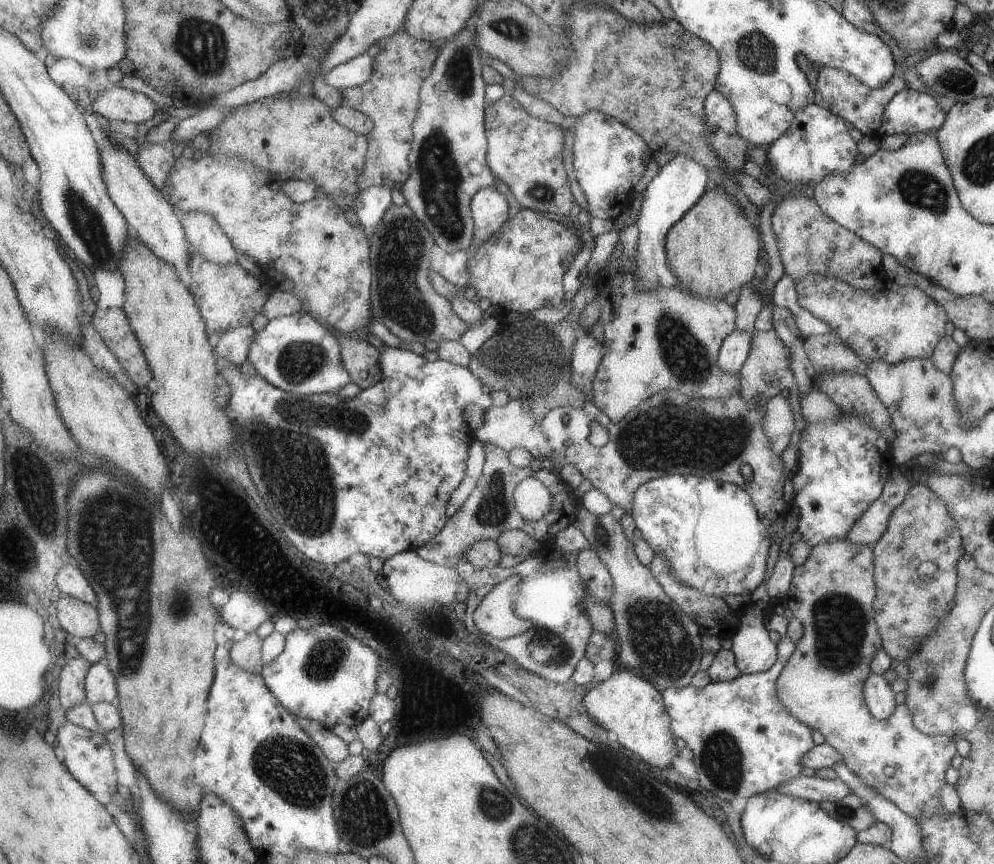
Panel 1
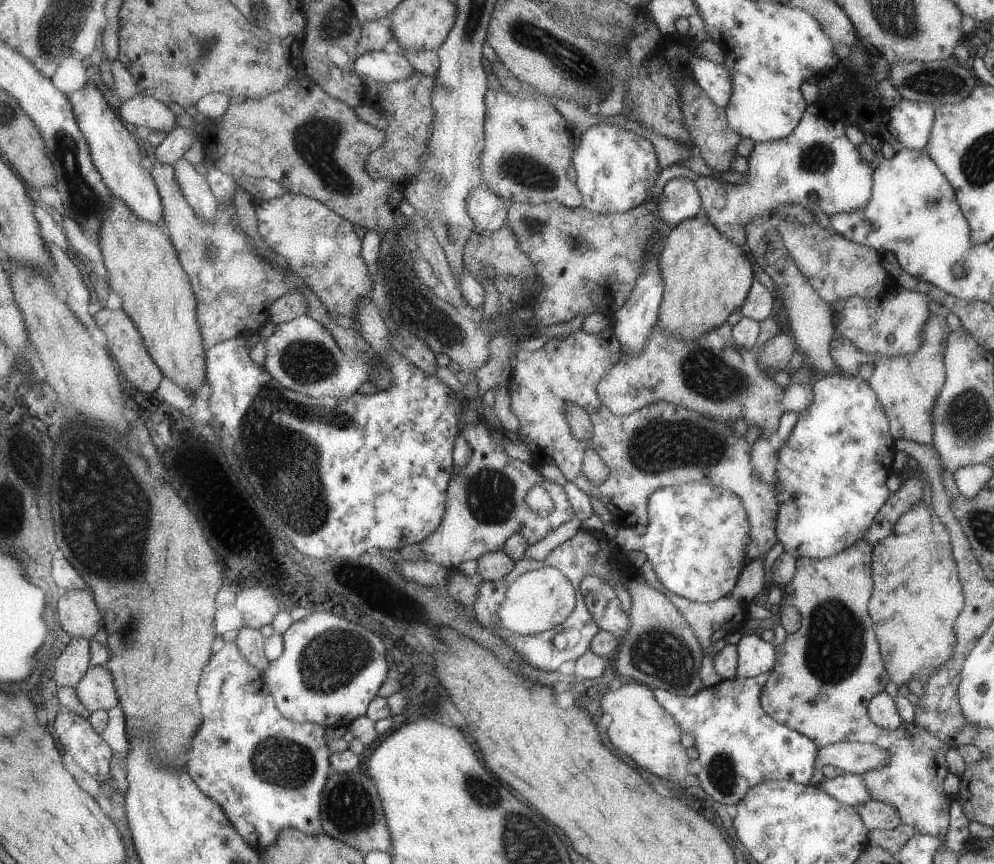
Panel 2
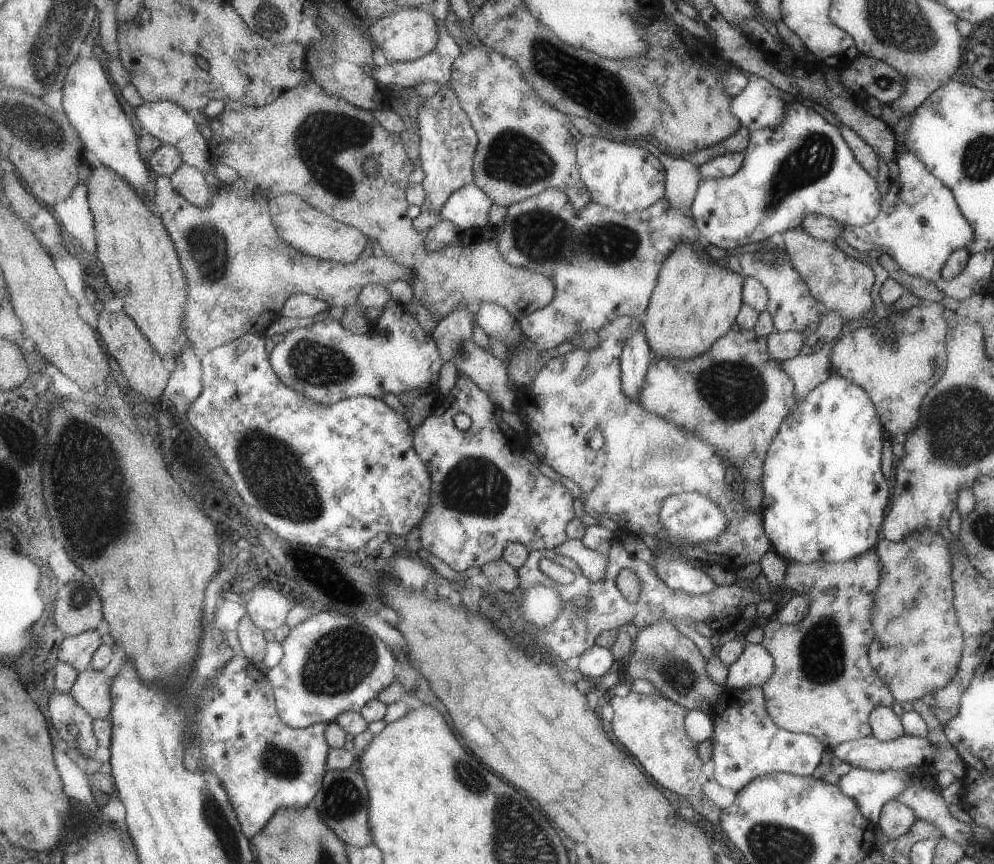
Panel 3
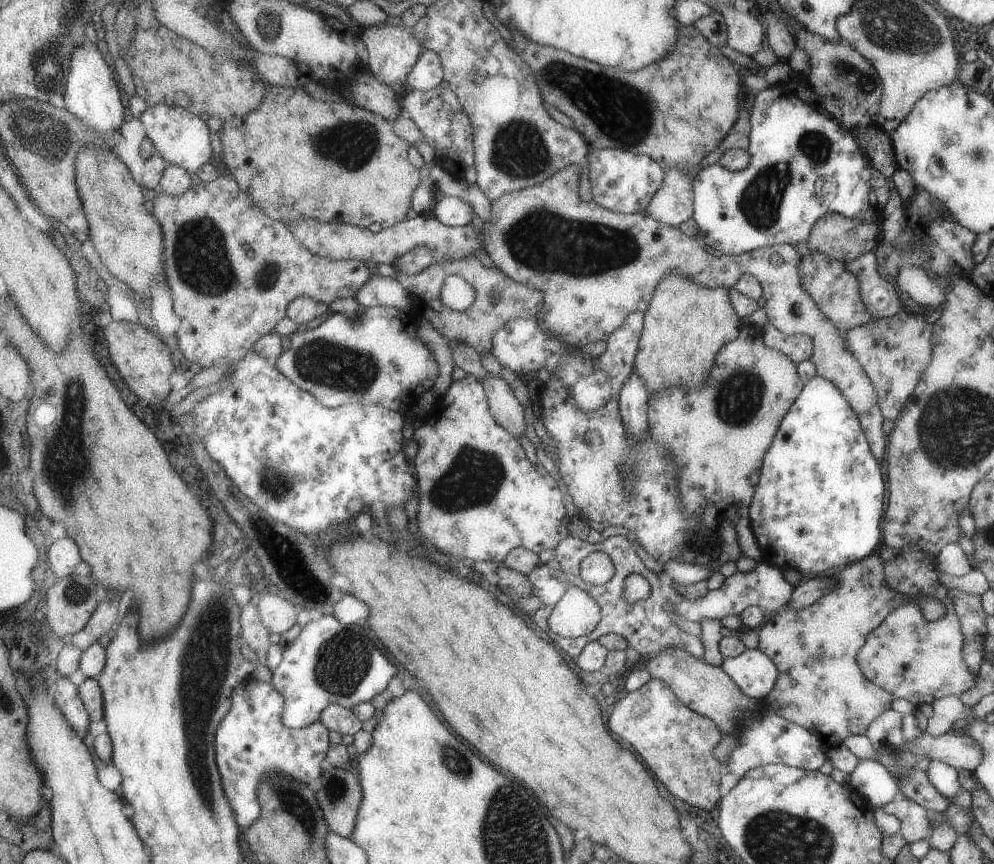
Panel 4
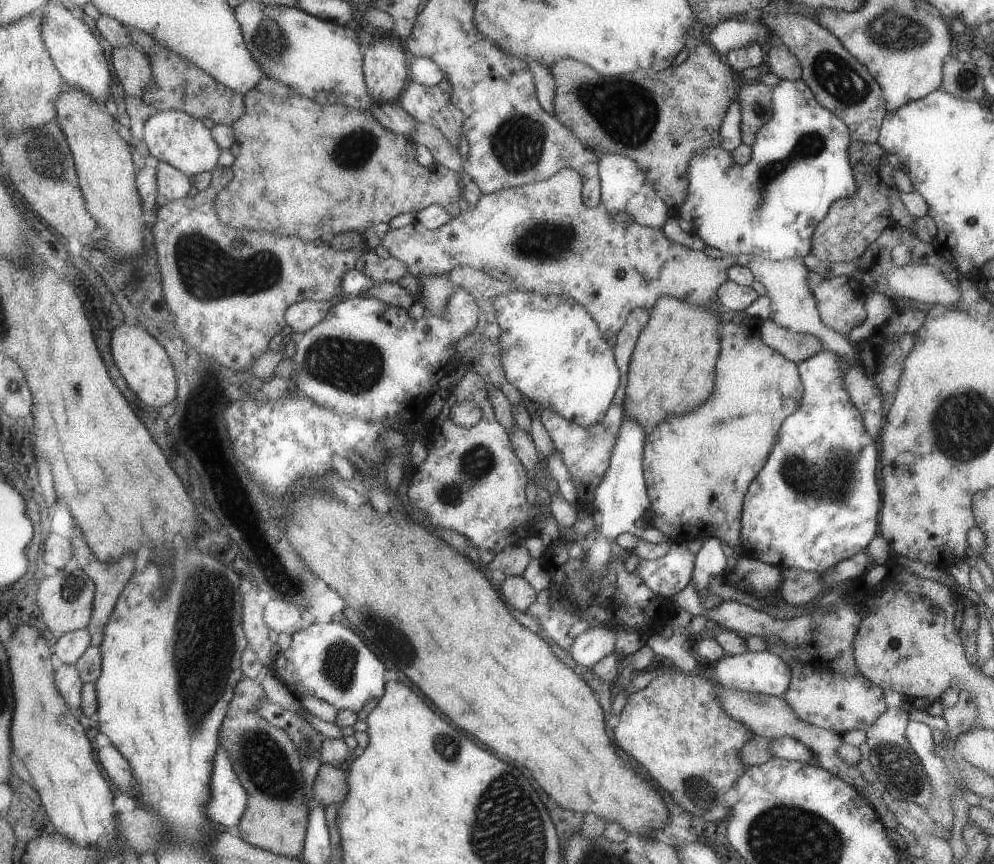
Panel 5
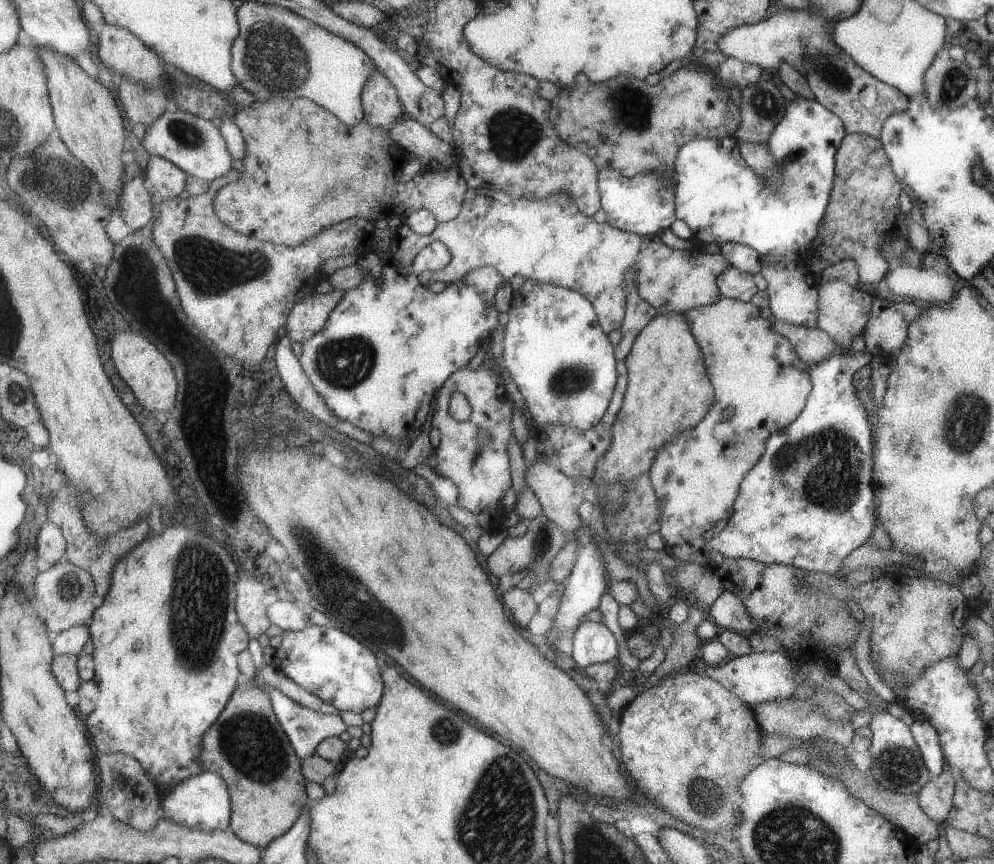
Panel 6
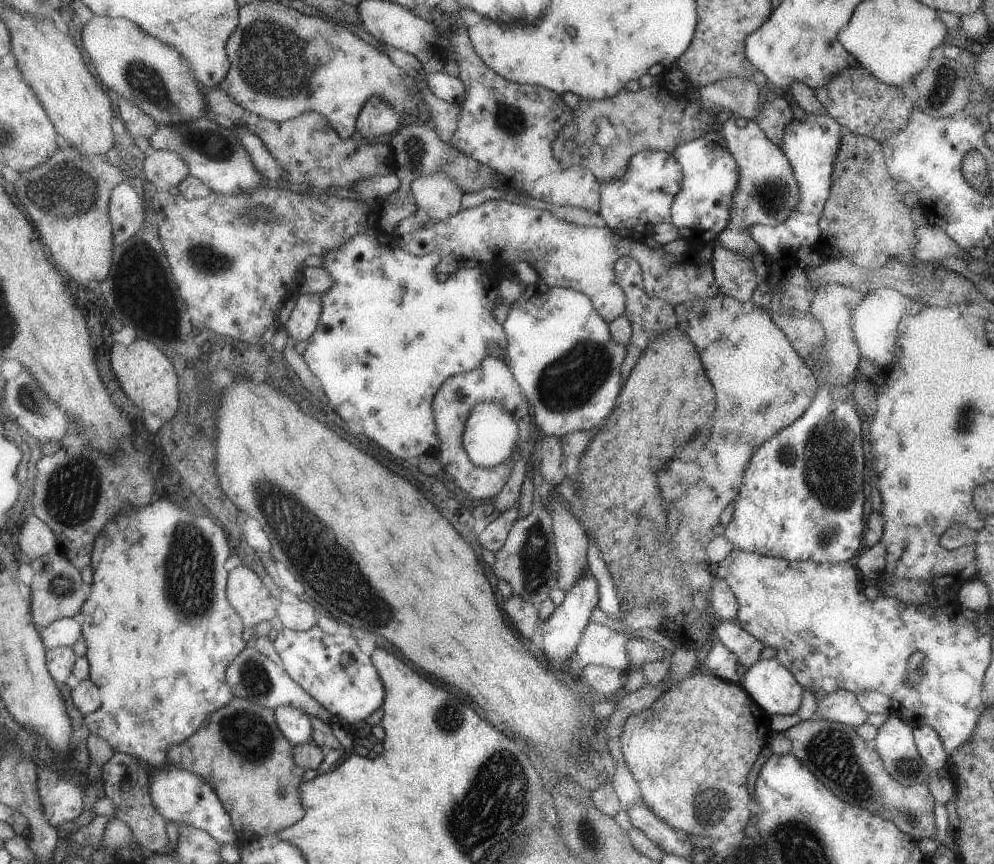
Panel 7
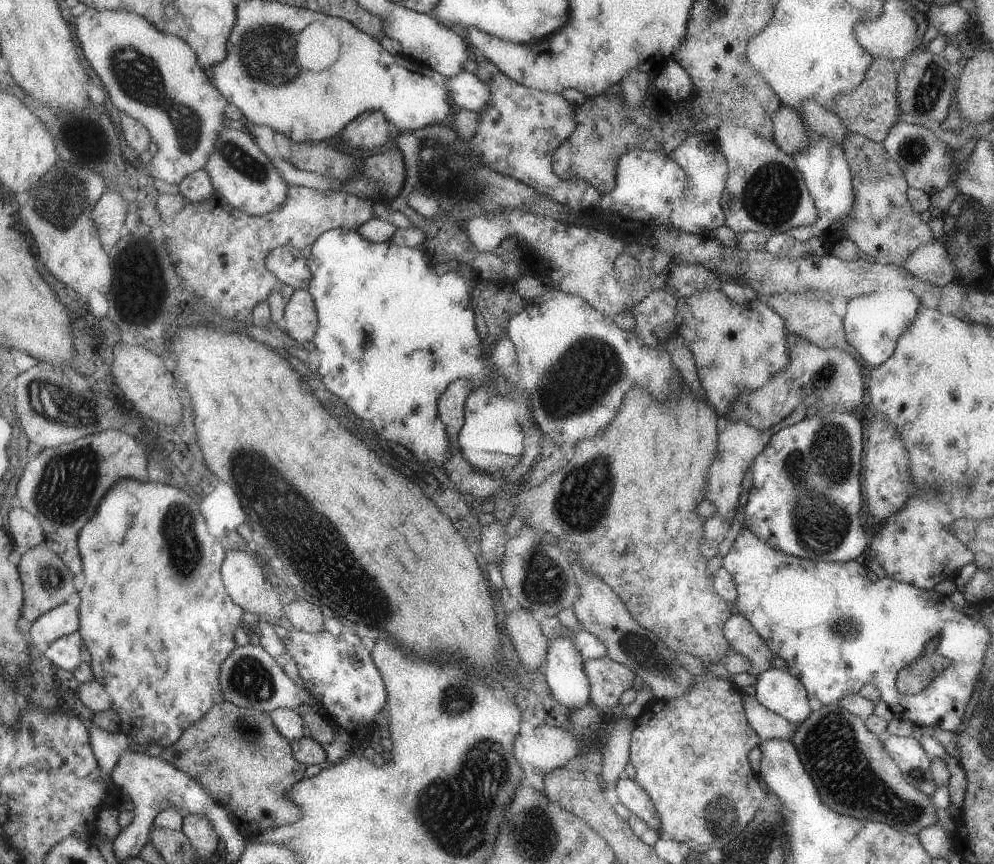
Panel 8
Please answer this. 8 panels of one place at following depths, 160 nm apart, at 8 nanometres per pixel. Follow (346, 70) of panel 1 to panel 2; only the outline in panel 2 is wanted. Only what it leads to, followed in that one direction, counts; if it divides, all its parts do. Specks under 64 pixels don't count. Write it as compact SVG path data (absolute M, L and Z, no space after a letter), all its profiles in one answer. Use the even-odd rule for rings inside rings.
M383 51L361 55L355 60L354 70L364 82L375 80L378 83L406 81L417 72L413 63L401 52L387 54Z

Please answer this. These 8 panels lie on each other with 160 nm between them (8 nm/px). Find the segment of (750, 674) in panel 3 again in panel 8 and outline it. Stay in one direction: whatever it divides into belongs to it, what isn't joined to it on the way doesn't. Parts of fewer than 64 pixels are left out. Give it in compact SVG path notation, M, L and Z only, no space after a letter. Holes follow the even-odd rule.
M773 666L759 673L753 688L757 702L787 722L798 726L811 712L807 705L809 698L801 682Z

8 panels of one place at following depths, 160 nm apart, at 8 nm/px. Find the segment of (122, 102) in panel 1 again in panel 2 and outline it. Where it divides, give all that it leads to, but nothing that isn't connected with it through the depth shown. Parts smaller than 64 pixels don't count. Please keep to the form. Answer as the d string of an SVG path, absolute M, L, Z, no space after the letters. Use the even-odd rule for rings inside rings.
M144 94L124 101L117 112L126 125L134 127L146 126L153 131L170 133L179 126L174 110L166 102Z

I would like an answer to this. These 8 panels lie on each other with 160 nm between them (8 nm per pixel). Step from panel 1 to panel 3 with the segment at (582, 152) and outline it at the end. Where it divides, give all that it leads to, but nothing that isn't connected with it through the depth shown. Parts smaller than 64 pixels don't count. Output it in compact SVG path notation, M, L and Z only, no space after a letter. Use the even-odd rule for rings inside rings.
M581 136L577 162L584 184L592 194L592 203L619 213L635 214L648 210L665 199L665 176L660 153L646 145L614 142L607 136Z

